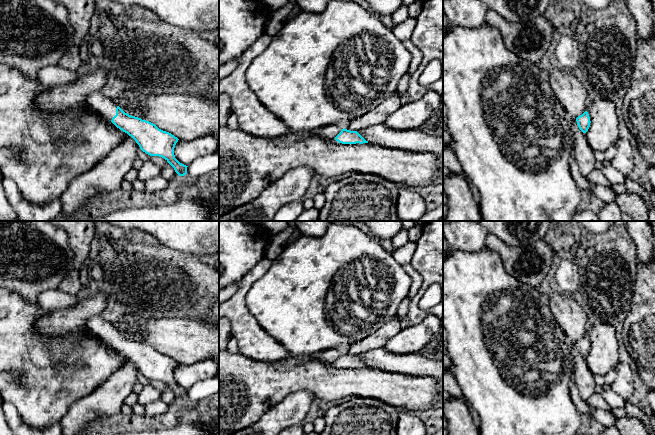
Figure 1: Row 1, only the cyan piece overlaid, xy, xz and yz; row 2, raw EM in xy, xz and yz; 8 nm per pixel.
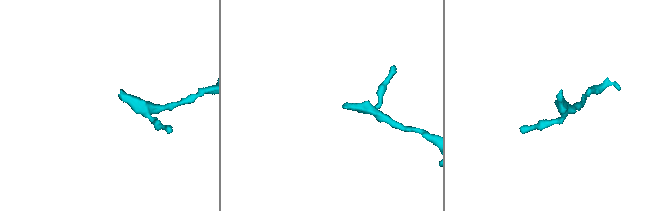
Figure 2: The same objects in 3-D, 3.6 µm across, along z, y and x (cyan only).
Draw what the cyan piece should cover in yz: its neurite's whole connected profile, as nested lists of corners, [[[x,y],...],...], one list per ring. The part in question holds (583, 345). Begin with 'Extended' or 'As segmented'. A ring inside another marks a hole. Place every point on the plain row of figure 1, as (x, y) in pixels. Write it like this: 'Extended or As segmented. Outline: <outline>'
As segmented. Outline: [[[585,335],[582,339],[578,340],[576,342],[577,348],[579,353],[583,356],[586,357],[590,351],[590,341],[587,335]]]

